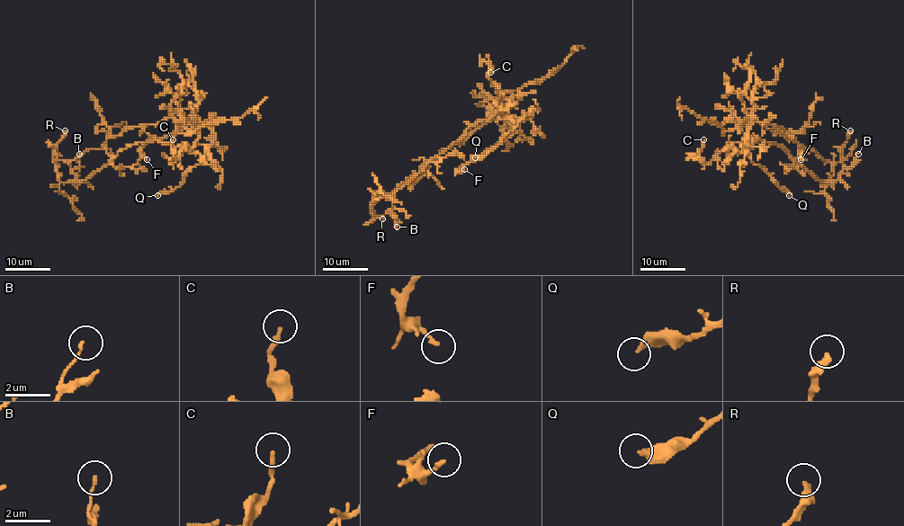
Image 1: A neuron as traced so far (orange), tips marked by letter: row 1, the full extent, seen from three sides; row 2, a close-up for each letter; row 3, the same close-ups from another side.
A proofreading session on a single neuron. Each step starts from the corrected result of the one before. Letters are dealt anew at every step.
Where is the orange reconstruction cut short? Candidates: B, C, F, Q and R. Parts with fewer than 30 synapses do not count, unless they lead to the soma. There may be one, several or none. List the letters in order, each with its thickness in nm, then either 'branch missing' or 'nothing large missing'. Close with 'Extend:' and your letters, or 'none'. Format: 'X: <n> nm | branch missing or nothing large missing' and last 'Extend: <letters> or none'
B: 110 nm | nothing large missing
C: 200 nm | nothing large missing
F: 170 nm | nothing large missing
Q: 320 nm | nothing large missing
R: 320 nm | nothing large missing
Extend: none

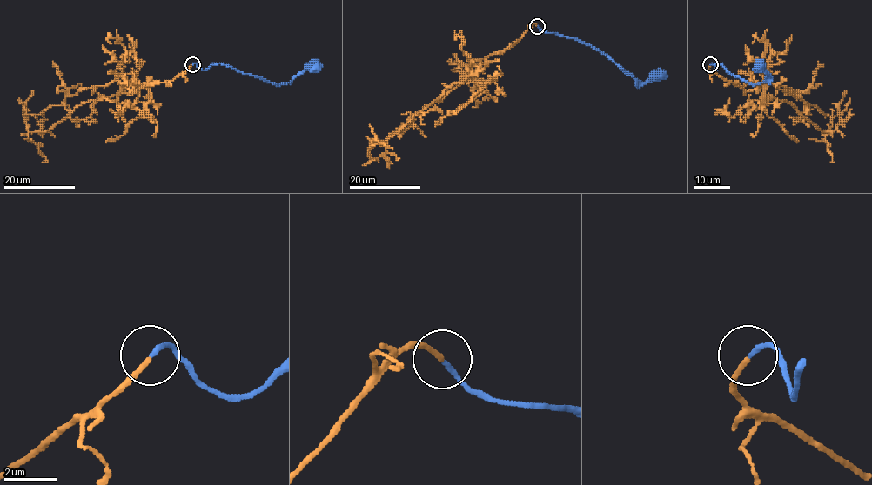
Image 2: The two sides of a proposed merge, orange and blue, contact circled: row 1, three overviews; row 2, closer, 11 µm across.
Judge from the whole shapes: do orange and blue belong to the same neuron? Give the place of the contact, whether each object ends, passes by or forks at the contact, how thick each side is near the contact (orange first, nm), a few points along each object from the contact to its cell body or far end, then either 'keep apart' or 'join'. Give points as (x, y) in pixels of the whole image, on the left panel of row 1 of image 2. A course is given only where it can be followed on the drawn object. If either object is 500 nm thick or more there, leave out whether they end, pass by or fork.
(192, 64) | orange ends | blue ends | 180/180 nm | orange via (192, 64), (171, 81), (83, 102), (48, 129), (30, 132), (23, 114), (32, 90) | blue via (192, 64), (202, 69), (218, 63), (229, 65), (277, 84), (289, 83), (307, 69), (322, 65) | join

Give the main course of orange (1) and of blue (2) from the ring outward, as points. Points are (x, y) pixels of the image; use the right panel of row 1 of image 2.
1: (710, 64), (708, 69), (746, 90), (760, 86), (767, 101), (789, 102), (820, 129), (829, 132), (845, 90)
2: (710, 64), (713, 63), (716, 69), (721, 63), (730, 74), (752, 84), (761, 83), (767, 74), (759, 65)

